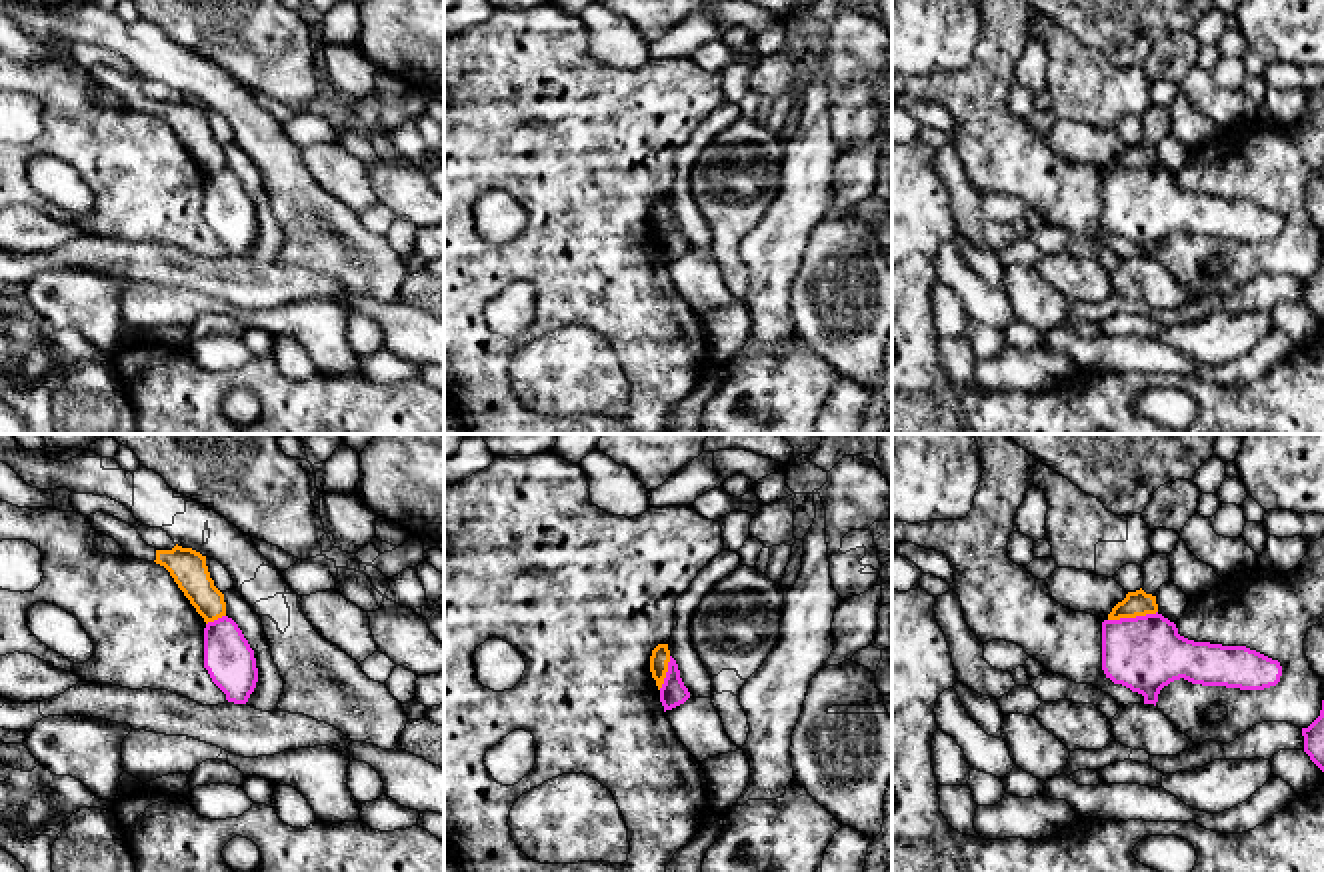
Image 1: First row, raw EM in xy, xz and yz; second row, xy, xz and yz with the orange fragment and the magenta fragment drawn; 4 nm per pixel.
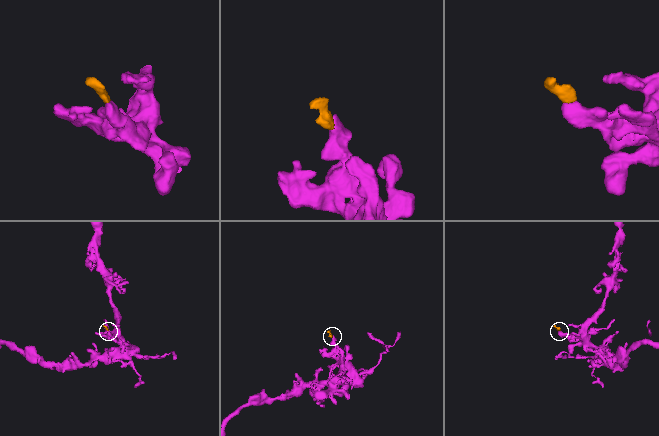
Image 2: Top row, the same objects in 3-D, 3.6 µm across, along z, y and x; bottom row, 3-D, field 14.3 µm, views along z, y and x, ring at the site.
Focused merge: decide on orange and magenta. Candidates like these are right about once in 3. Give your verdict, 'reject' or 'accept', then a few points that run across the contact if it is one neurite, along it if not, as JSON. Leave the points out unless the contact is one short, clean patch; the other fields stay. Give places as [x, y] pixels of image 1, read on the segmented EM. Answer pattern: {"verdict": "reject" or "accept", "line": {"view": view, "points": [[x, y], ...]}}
{"verdict": "reject", "line": {"view": "yz", "points": [[1156, 610], [1144, 616], [1108, 620]]}}

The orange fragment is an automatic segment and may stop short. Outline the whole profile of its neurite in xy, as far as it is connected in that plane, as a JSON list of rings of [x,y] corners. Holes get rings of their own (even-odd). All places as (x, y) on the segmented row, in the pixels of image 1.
[[[104,512],[90,514],[88,520],[96,532],[114,538],[128,558],[164,566],[206,624],[226,616],[224,594],[210,578],[206,556],[178,544],[172,550],[156,550],[134,526]]]

